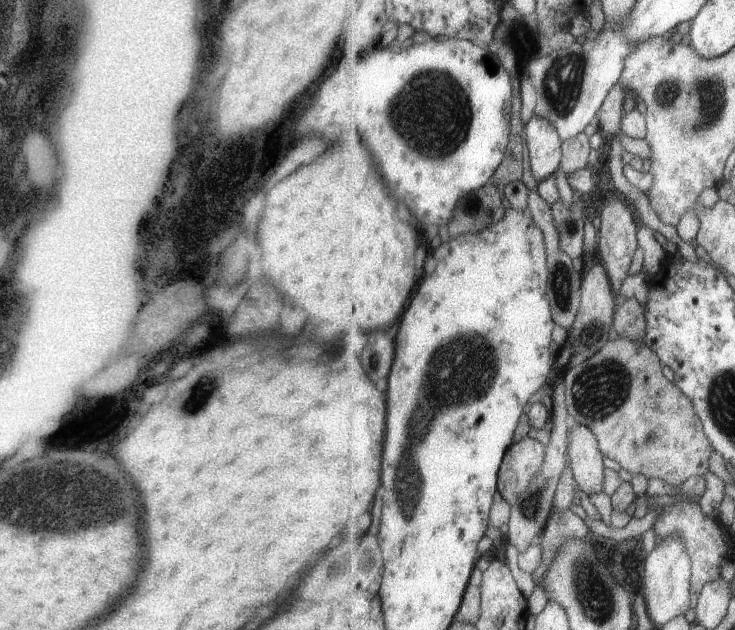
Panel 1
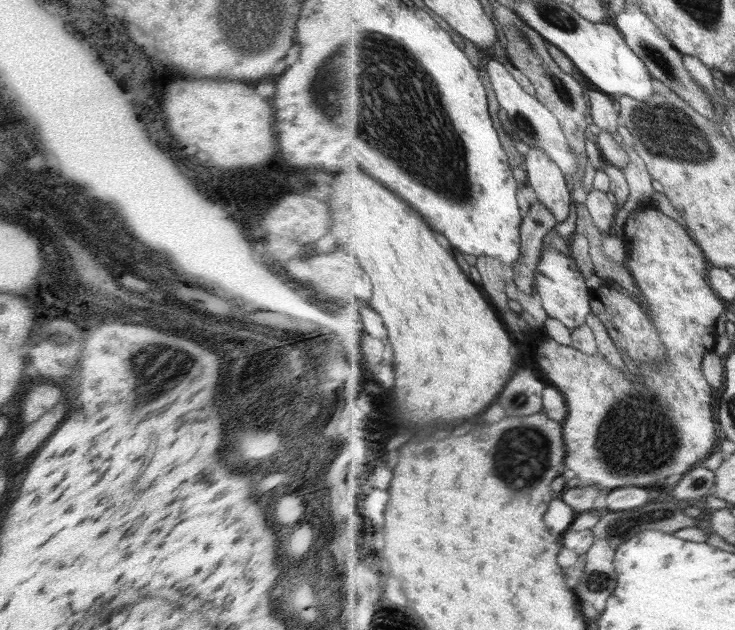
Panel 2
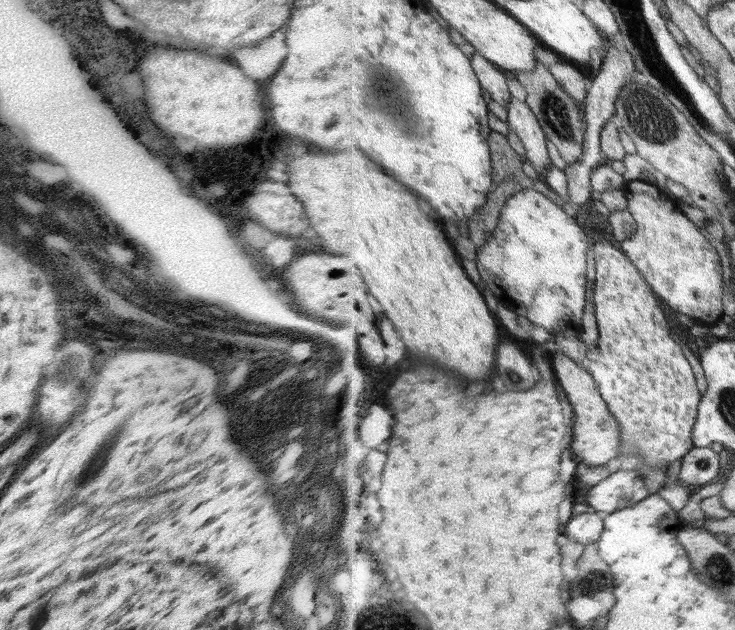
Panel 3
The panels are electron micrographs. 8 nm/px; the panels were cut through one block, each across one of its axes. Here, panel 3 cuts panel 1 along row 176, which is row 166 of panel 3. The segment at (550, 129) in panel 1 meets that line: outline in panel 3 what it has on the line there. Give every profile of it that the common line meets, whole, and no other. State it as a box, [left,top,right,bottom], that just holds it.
[507,97,551,179]

